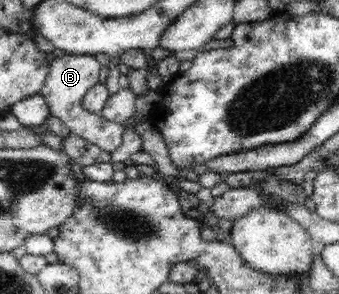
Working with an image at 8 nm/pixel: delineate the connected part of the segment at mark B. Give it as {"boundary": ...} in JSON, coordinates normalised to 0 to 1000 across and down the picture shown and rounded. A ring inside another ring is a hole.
{"boundary":[[[195,180],[186,194],[153,197],[139,265],[115,316],[133,330],[150,391],[192,418],[209,452],[324,520],[357,497],[366,449],[360,418],[327,415],[298,395],[277,395],[251,374],[239,354],[242,327],[271,293],[292,282],[292,238],[298,238],[298,218],[280,187]]]}

